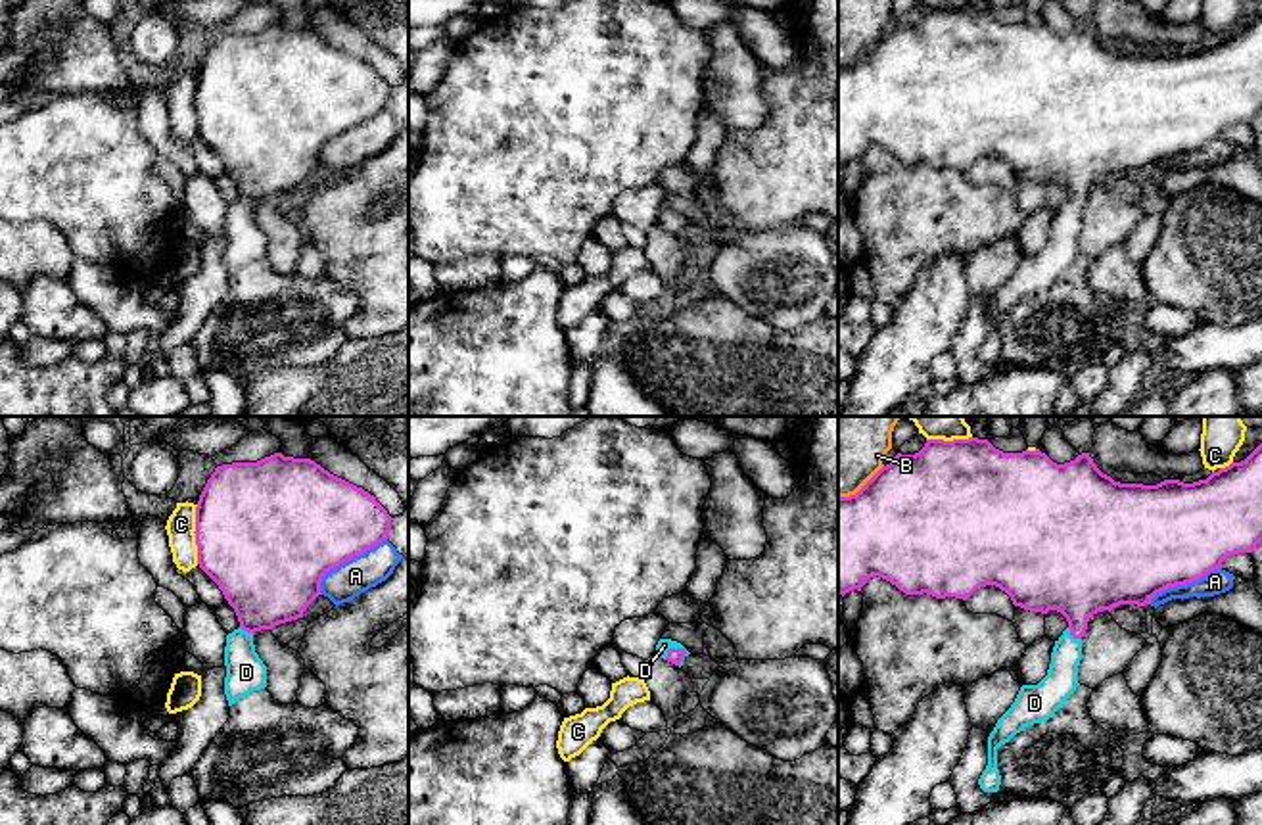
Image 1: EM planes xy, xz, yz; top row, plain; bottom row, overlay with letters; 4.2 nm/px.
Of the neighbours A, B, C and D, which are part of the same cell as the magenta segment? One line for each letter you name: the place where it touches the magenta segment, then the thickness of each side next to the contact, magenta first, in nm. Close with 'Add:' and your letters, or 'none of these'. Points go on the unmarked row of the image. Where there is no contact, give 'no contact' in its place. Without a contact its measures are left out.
D: meets magenta in xz at (674, 219); 70 nm thick on the magenta side, 60 nm on the other
Add: D

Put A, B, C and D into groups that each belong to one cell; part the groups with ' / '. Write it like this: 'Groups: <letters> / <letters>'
Groups: A / B / C / D

